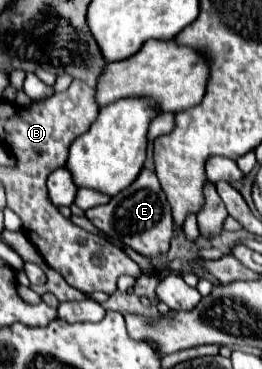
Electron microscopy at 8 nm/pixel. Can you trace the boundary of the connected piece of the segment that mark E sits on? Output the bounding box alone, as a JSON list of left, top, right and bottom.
[86,169,172,259]

